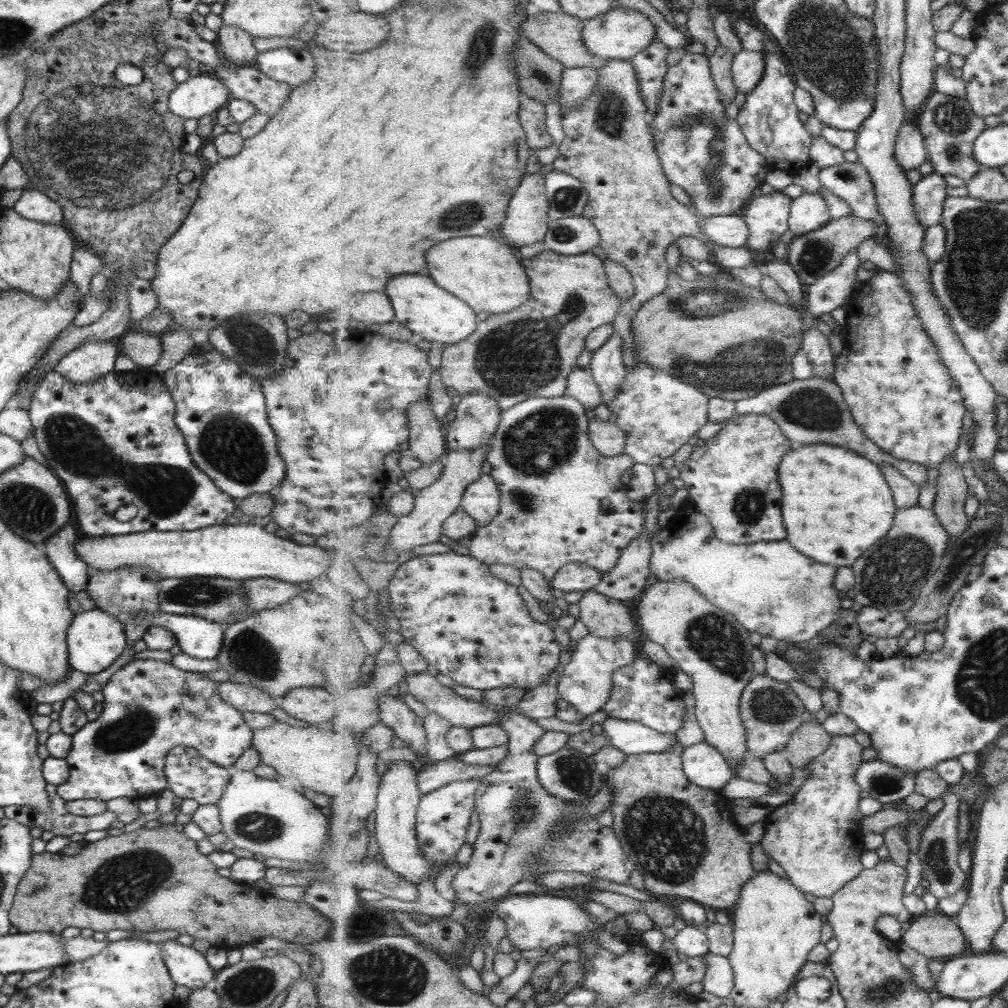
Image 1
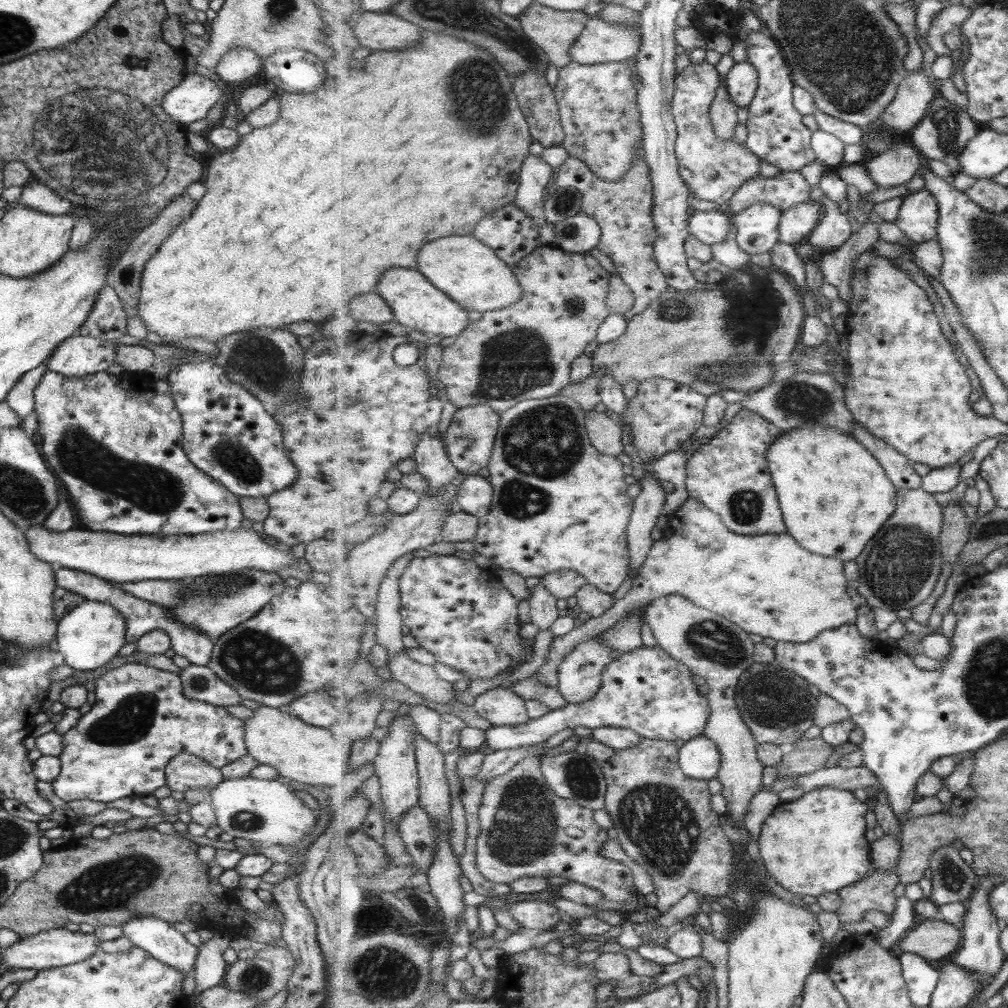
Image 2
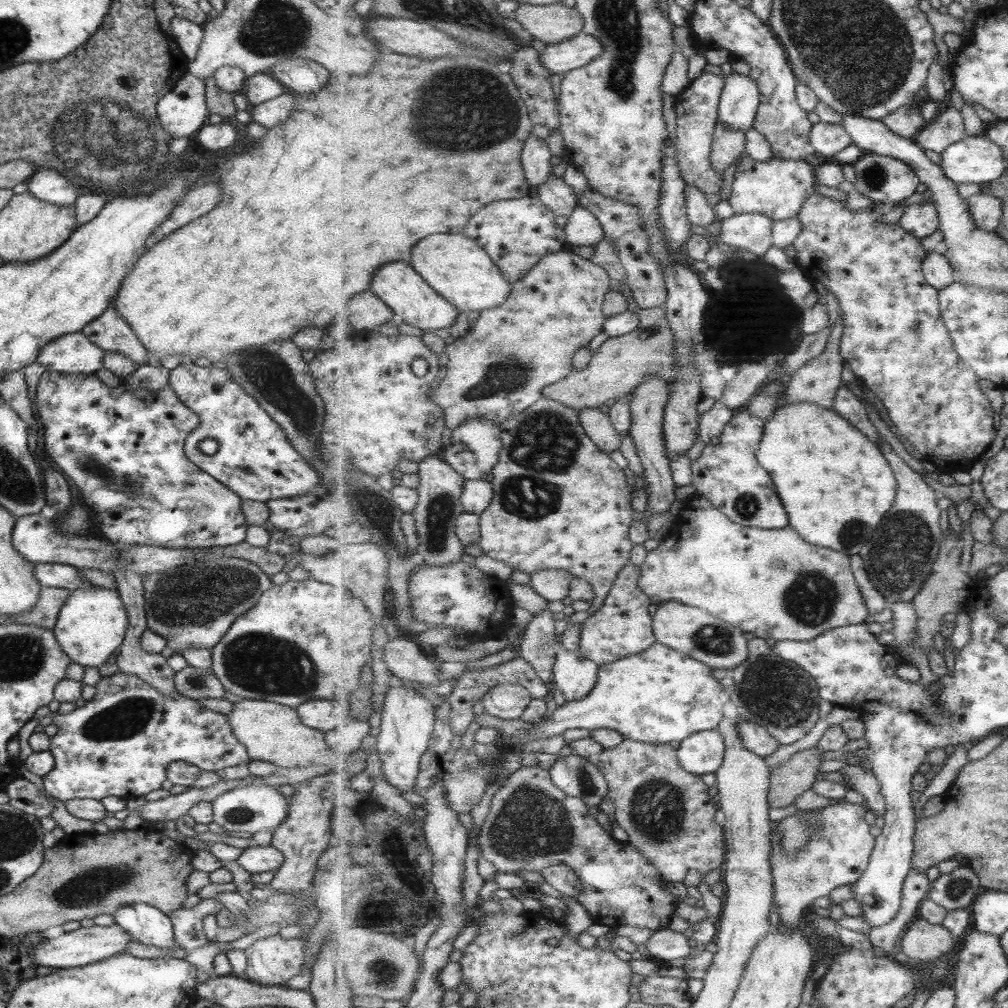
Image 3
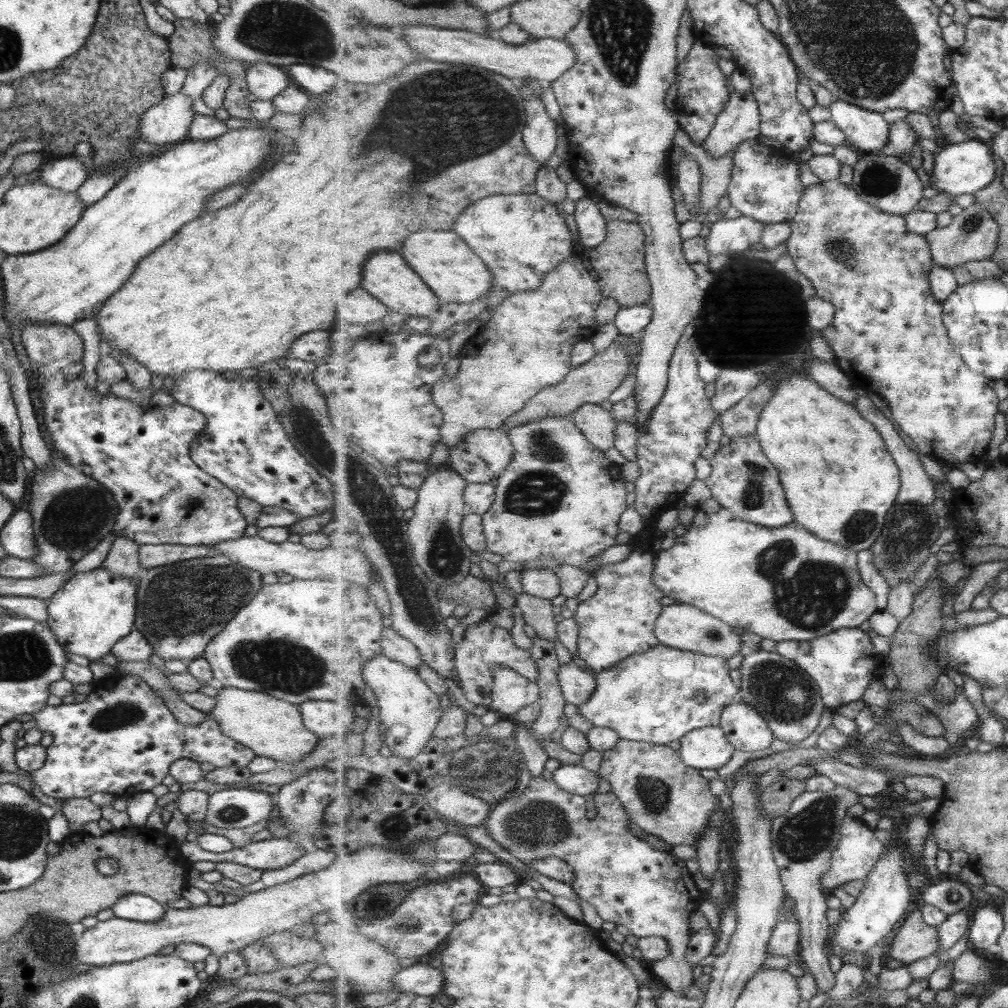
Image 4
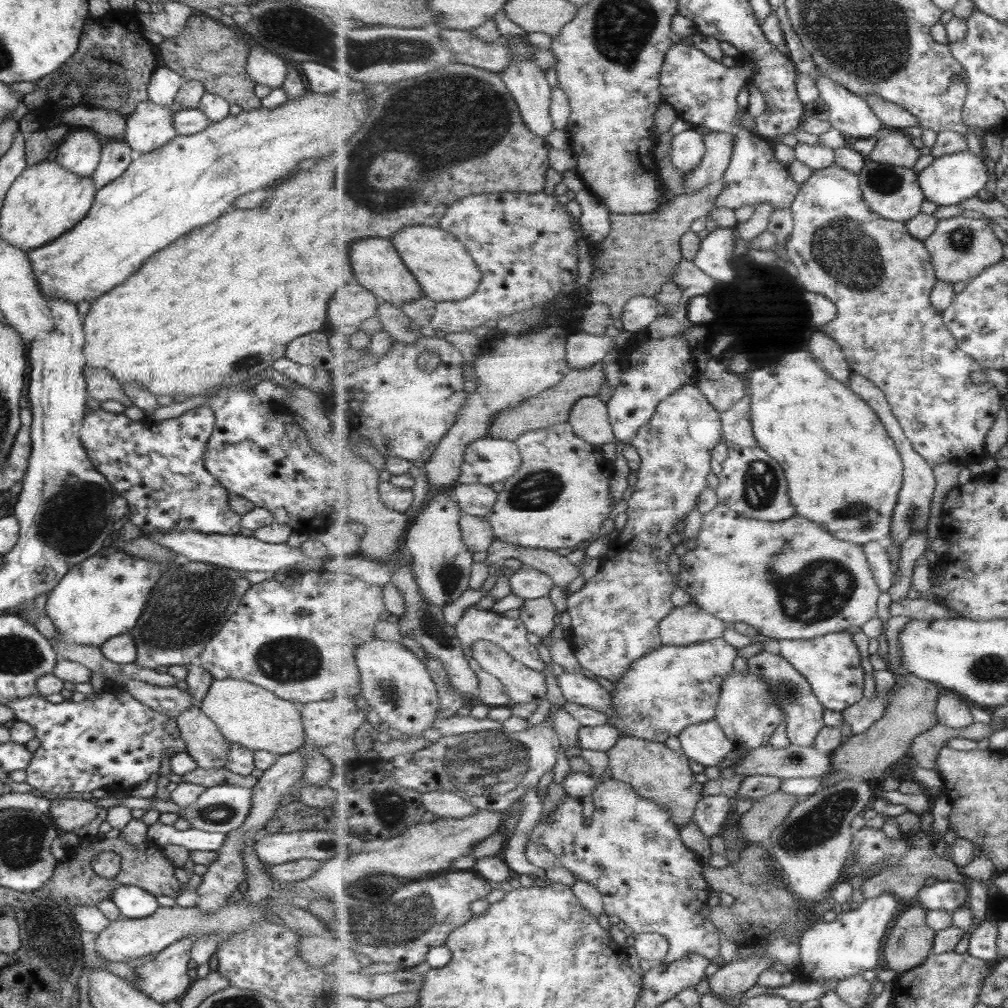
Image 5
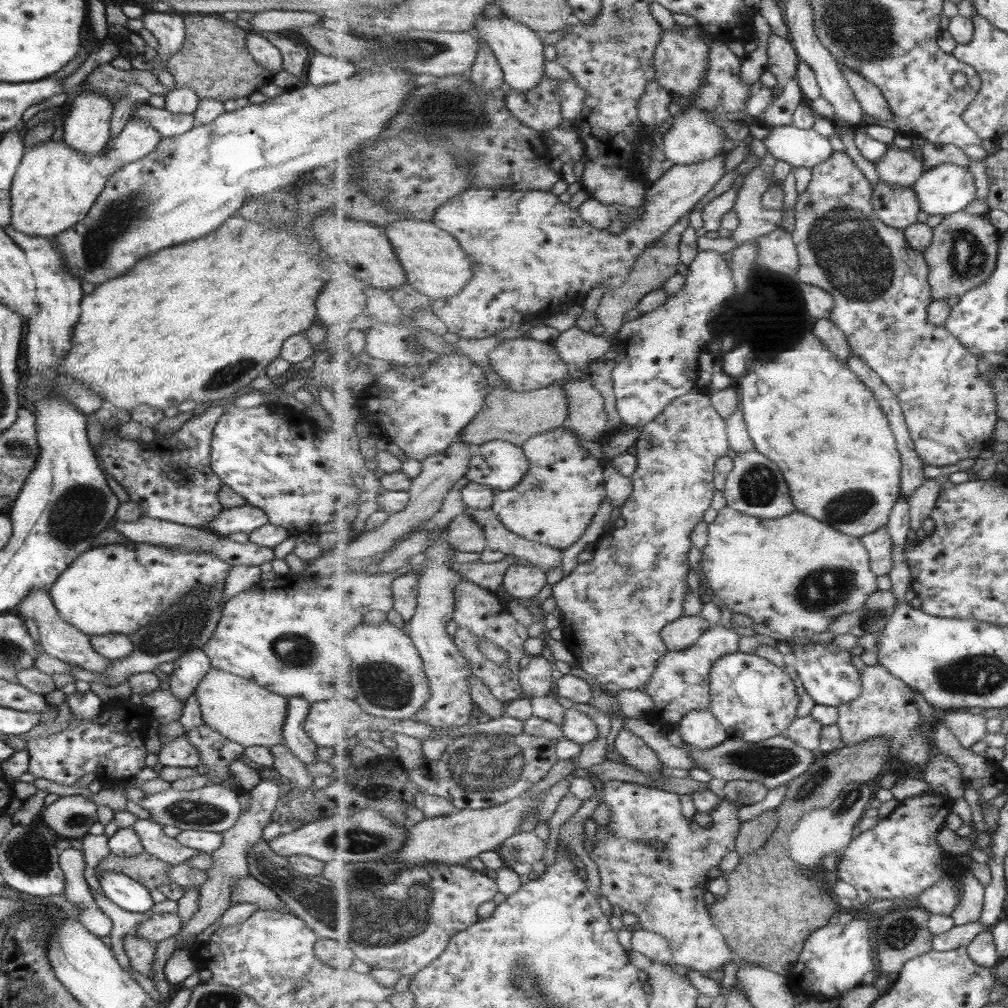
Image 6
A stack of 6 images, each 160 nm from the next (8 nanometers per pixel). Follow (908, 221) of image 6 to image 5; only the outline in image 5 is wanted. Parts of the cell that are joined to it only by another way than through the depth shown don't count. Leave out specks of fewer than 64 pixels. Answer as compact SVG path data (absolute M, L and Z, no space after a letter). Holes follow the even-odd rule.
M866 157L858 175L862 185L863 198L866 199L871 210L883 218L907 222L921 213L921 204L925 202L926 195L919 184L919 175L913 168L883 164Z

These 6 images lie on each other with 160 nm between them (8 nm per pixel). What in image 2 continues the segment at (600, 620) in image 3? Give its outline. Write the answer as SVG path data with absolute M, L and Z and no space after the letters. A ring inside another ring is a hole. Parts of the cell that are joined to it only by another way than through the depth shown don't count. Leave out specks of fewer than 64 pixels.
M631 616L616 623L611 630L597 634L597 638L606 642L608 646L618 650L620 654L633 652L643 647L643 638L641 638L642 616Z

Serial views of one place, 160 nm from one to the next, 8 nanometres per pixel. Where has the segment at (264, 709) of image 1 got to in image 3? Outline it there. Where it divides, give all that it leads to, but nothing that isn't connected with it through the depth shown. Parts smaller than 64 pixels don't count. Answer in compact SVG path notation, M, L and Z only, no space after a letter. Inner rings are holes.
M189 665L175 672L174 687L181 696L197 701L202 698L221 698L225 691L210 668L201 670Z

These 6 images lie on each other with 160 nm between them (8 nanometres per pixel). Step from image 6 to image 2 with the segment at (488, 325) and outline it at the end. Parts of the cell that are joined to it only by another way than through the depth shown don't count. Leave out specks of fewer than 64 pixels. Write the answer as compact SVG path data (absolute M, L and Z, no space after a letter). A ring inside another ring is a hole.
M737 62L727 77L730 98L738 106L750 106L759 89L759 72L753 62ZM511 203L506 207L497 209L495 212L487 213L481 221L478 222L477 228L474 230L474 236L481 242L486 243L495 250L499 255L499 258L503 259L512 269L517 266L528 254L534 252L542 246L539 236L539 225L536 225L532 221L531 217L528 217L523 209L515 204Z

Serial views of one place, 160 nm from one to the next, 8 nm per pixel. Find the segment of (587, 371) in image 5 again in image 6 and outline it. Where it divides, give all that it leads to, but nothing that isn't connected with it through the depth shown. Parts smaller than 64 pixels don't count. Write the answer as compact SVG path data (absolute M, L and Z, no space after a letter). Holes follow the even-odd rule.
M569 375L553 385L527 392L515 392L503 386L490 389L478 416L462 430L460 438L474 448L493 440L509 441L522 447L531 437L567 424L570 413L565 386L571 379Z

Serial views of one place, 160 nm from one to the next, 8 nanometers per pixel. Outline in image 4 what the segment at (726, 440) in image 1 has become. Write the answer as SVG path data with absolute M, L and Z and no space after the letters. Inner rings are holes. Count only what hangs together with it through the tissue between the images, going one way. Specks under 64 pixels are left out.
M756 434L732 438L728 445L723 445L717 454L708 460L712 467L711 475L704 480L721 506L746 522L775 528L790 525L795 521L791 506L787 504L785 490L779 480L779 469L767 458L762 443Z

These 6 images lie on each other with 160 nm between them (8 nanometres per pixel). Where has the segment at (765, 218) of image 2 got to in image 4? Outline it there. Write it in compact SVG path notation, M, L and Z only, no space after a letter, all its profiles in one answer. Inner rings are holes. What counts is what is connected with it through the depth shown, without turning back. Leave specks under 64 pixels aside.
M742 215L735 220L722 218L709 228L707 248L710 256L717 256L745 252L751 244L761 243L766 225L761 220Z

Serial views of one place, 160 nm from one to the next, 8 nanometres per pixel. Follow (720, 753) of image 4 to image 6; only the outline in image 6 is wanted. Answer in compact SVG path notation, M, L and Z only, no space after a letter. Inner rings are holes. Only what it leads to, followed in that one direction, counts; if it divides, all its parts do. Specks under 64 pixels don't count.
M708 708L691 711L677 729L683 741L702 751L722 745L729 738L726 727Z

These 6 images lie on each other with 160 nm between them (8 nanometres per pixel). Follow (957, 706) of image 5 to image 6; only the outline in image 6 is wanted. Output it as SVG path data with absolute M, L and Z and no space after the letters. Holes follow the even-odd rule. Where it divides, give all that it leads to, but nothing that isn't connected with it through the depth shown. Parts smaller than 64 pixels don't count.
M963 708L945 709L944 717L939 721L945 723L963 746L971 749L974 744L984 740L988 733L985 728L987 718L982 714L972 714Z

